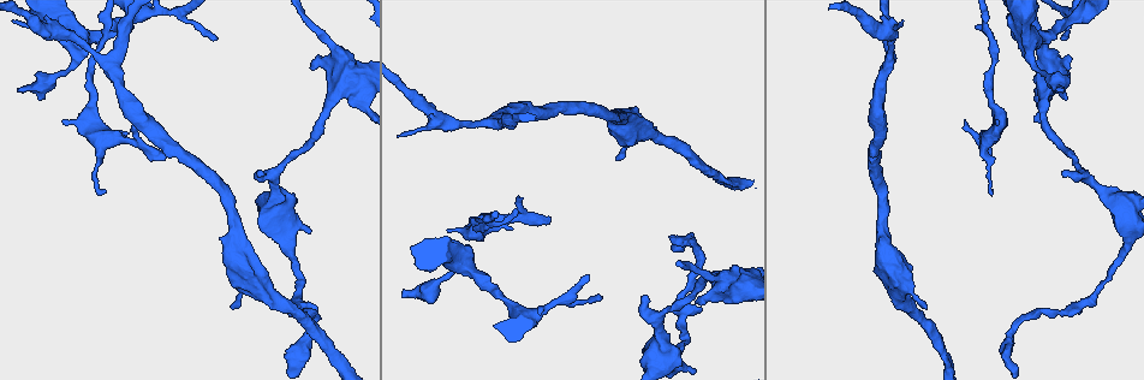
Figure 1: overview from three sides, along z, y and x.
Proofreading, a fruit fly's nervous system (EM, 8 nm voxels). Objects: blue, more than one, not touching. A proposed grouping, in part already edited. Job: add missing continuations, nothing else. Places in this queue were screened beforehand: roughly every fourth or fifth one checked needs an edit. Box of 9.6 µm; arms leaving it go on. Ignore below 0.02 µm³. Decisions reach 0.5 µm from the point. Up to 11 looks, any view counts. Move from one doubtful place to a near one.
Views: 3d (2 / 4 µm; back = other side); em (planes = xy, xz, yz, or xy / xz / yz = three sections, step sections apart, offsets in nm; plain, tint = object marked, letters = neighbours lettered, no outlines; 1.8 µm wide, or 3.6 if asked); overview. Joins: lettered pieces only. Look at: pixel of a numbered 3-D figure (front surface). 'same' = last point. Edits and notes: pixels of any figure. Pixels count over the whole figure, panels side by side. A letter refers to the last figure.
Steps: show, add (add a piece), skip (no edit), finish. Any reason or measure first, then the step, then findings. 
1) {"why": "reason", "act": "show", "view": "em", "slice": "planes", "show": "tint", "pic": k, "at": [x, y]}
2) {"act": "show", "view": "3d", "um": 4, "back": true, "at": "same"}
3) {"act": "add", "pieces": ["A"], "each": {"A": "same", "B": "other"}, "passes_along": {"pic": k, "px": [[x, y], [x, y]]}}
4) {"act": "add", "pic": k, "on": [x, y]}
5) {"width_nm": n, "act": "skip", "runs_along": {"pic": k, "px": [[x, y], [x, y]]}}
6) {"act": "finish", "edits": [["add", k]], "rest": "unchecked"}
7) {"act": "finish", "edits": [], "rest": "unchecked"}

{"why": "thick turns thin", "act": "show", "view": "3d", "um": 4, "back": true, "pic": 1, "at": [718, 280]}

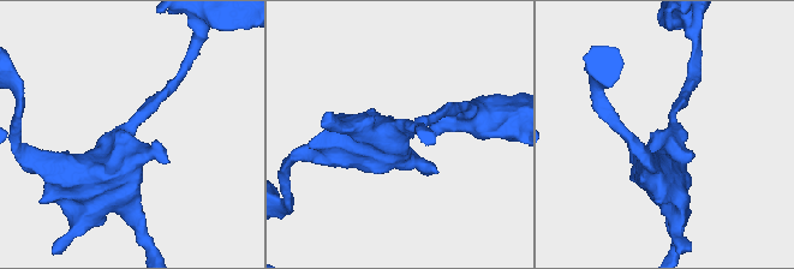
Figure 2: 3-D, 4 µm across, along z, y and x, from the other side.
{"why": "need the tissue", "act": "show", "view": "em", "slice": "yz", "step": 16, "show": "letters", "pic": 2, "at": [126, 132]}

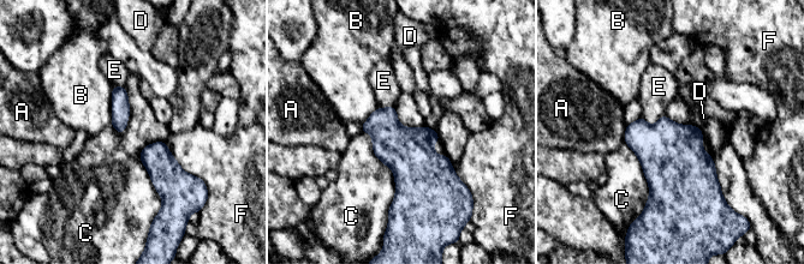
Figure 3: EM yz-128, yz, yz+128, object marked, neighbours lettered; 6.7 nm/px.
{"act": "skip", "each": {"A": "other", "B": "other", "C": "other", "D": "other", "E": "other", "F": "other"}, "border": {"pic": 3, "px": [[362, 131], [393, 174], [388, 212]]}, "found": "no lettered piece goes on from it"}

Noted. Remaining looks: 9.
{"why": "an open end", "act": "show", "view": "em", "um": 3.6, "slice": "planes", "show": "letters", "pic": 1, "at": [164, 156]}

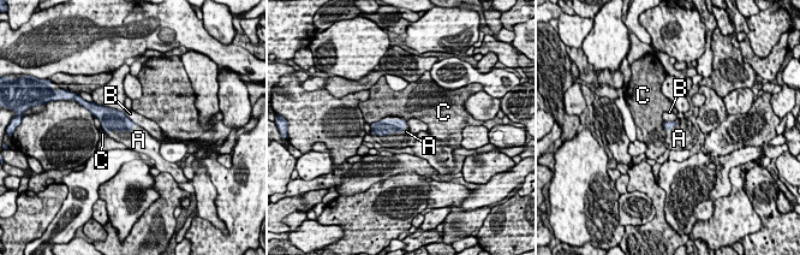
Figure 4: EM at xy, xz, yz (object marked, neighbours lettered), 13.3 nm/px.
{"act": "add", "pieces": ["A"], "each": {"A": "same", "B": "other", "C": "other"}, "found": "it goes on there"}

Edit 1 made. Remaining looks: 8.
{"why": "an open end", "act": "show", "view": "em", "slice": "xz", "step": 4, "show": "tint", "pic": 1, "at": [1061, 39]}

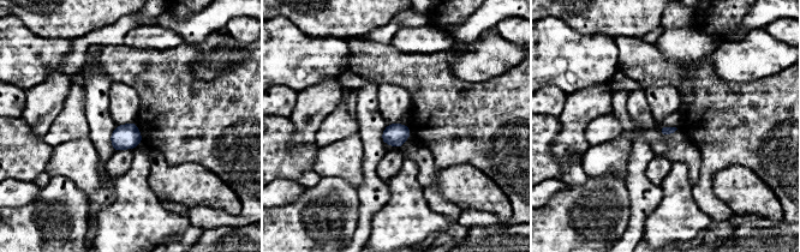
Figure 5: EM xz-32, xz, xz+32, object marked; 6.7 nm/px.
{"why": "another direction", "act": "show", "view": "em", "slice": "planes", "show": "letters", "at": "same"}

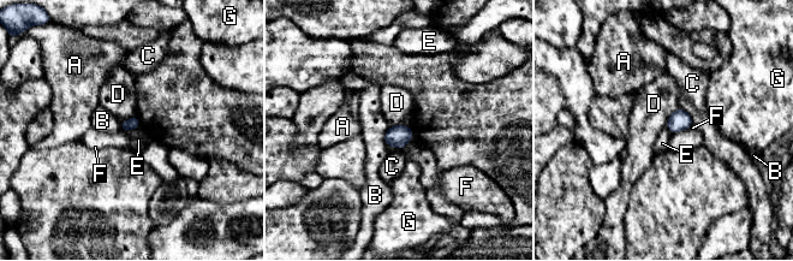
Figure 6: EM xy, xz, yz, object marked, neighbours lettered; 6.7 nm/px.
{"longest_contact_nm": ["F", 200], "act": "skip", "each": {"A": "other", "B": "other", "C": "other", "D": "other", "E": "other", "F": "other", "G": "other"}, "found": "none of them fits"}

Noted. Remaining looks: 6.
{"act": "show", "view": "em", "slice": "xy", "step": 8, "show": "tint", "pic": 1, "at": [1061, 173]}

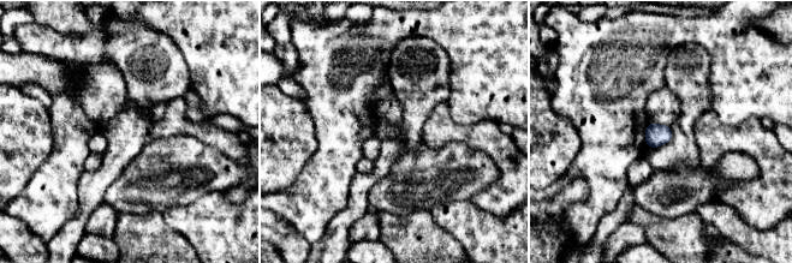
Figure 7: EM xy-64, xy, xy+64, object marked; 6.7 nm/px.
{"act": "show", "view": "em", "slice": "planes", "show": "letters", "at": "same"}

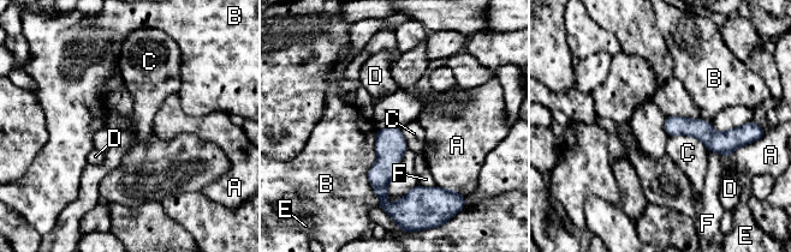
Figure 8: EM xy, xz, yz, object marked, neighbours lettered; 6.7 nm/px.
{"act": "skip", "each": {"A": "other", "B": "other", "C": "other", "D": "other", "E": "other", "F": "other"}, "found": "no lettered piece goes on from it"}

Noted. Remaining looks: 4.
{"why": "tapers out", "act": "show", "view": "3d", "um": 2, "pic": 1, "at": [404, 297]}

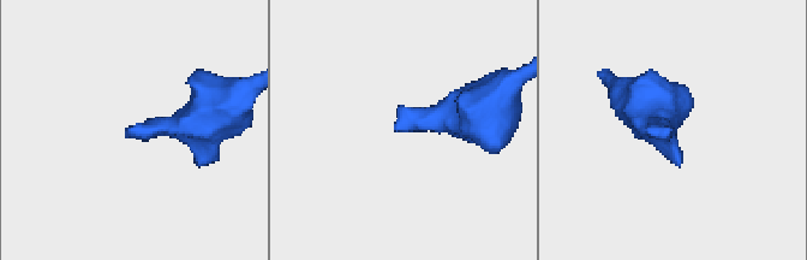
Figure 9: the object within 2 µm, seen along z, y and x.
{"why": "need the tissue", "act": "show", "view": "em", "slice": "planes", "show": "letters", "pic": 9, "at": [395, 124]}

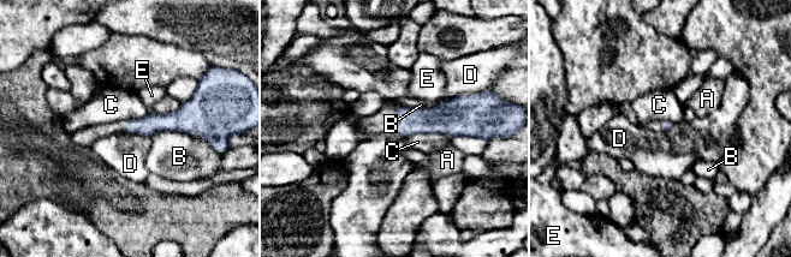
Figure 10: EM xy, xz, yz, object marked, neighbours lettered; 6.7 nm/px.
{"act": "skip", "each": {"A": "other", "B": "other", "C": "other", "D": "other", "E": "other"}, "runs_along": {"pic": 10, "px": [[197, 120], [154, 121], [126, 129]]}, "found": "no lettered piece goes on from it"}

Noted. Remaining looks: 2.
{"act": "finish", "edits": [["add", 4]], "rest": "unchecked"}

